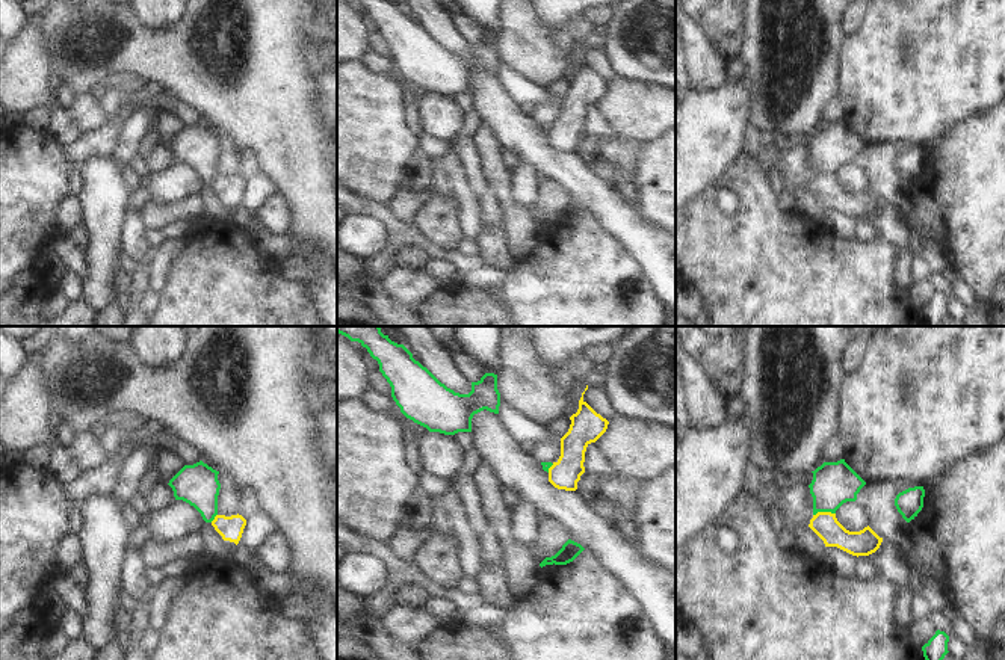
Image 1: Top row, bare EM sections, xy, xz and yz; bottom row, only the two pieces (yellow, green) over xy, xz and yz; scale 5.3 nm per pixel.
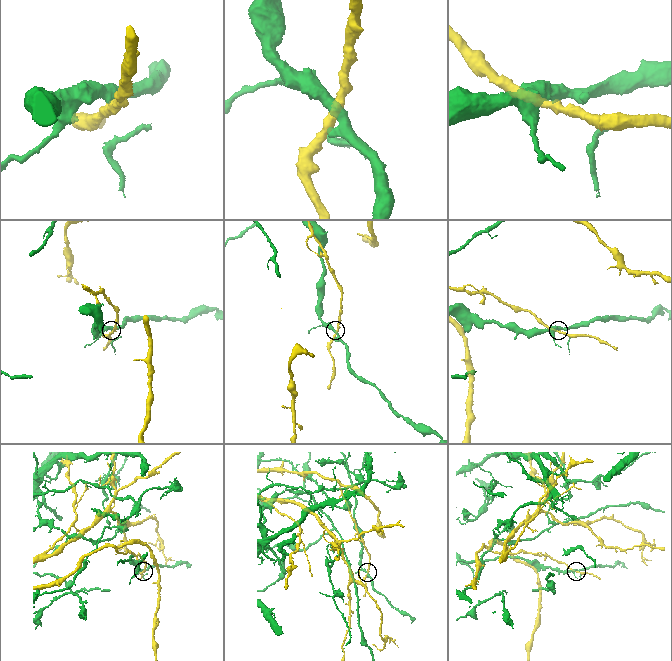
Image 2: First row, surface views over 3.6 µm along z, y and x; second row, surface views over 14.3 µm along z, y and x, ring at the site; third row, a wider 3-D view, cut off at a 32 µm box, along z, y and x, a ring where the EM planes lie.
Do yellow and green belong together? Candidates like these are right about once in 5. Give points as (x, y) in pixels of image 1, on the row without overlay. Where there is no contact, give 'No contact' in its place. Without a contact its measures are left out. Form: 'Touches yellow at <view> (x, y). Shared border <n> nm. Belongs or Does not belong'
Touches yellow at yz (824, 174). Shared border 120 nm. Does not belong

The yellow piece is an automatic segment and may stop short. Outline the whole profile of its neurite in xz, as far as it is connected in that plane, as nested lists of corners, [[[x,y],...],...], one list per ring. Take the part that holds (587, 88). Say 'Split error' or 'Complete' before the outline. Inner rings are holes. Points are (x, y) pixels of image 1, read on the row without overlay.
Complete. [[[583,56],[579,62],[579,71],[576,76],[570,79],[571,86],[568,94],[561,100],[561,118],[553,127],[549,130],[549,143],[558,150],[565,153],[576,153],[577,143],[580,137],[585,134],[585,113],[591,104],[595,104],[608,91],[609,83],[597,76],[585,62]]]

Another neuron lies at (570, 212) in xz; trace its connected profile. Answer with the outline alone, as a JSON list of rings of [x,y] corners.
[[[568,201],[555,217],[546,219],[540,225],[540,228],[543,230],[546,227],[553,227],[553,225],[555,227],[567,227],[567,225],[573,224],[583,211],[585,210],[580,205]]]

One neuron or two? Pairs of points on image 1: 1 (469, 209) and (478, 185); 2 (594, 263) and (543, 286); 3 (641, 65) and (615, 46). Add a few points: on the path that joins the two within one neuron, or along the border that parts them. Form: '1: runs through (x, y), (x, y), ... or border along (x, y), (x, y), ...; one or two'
1: border along (460, 162), (479, 206), (482, 230); two
2: runs through (582, 275), (572, 286), (555, 286); one
3: runs through (635, 59), (621, 49); one

